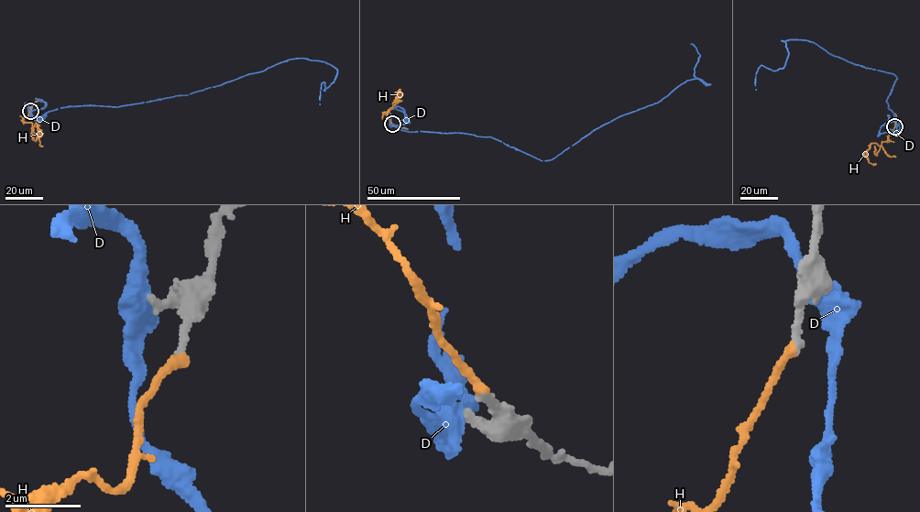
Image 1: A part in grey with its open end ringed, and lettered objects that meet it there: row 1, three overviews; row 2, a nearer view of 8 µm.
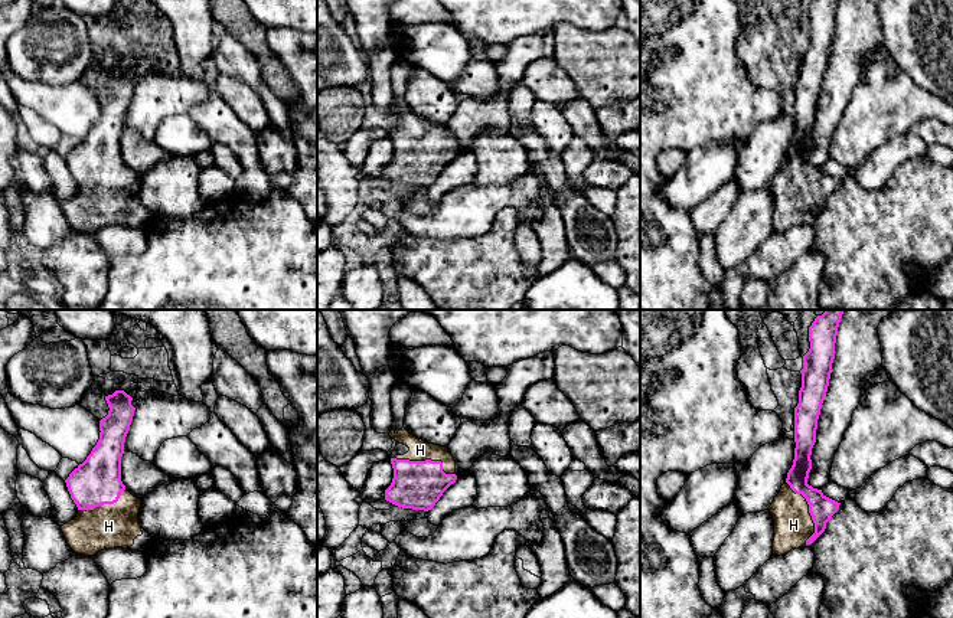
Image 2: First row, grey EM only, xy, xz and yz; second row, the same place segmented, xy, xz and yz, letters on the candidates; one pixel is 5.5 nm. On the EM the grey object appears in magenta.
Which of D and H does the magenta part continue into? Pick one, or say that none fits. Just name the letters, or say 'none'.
H

